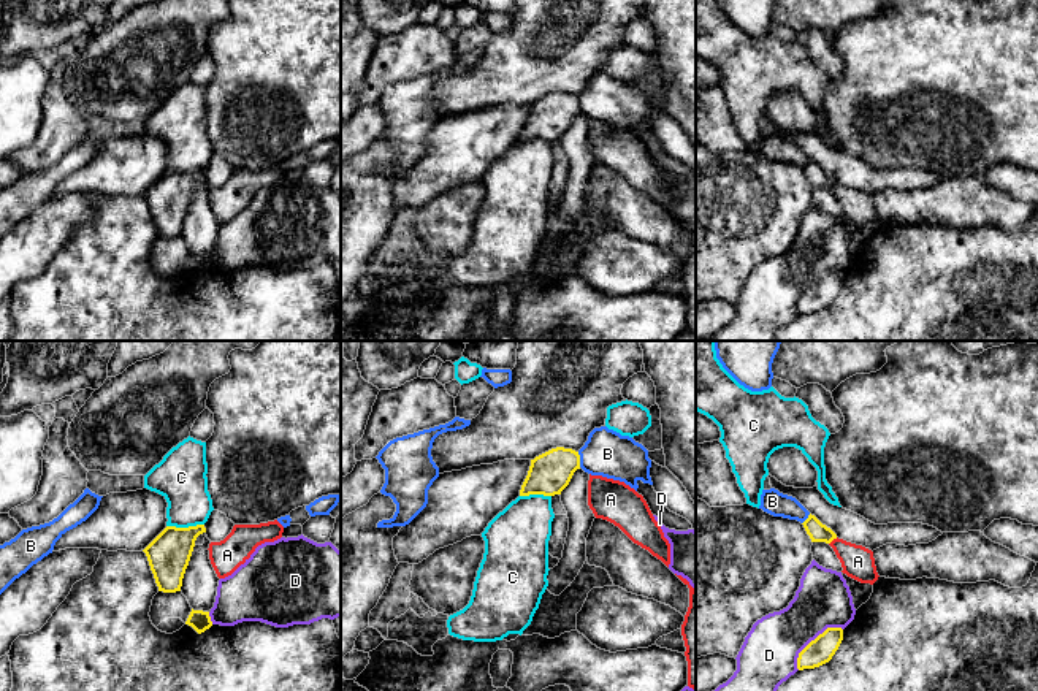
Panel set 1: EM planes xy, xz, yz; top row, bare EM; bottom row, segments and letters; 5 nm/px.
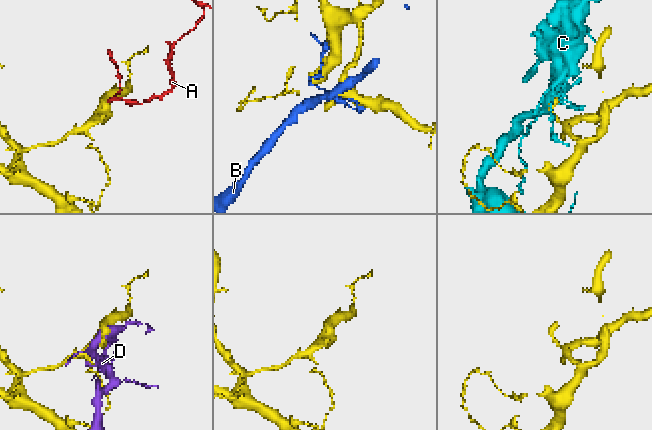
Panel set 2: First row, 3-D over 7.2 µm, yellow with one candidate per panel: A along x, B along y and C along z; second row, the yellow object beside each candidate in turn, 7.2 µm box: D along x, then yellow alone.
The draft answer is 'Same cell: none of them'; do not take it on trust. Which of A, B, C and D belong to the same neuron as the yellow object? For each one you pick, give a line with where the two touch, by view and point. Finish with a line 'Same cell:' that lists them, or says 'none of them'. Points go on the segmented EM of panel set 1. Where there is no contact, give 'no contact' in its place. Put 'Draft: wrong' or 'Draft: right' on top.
Draft: right
Same cell: none of them

